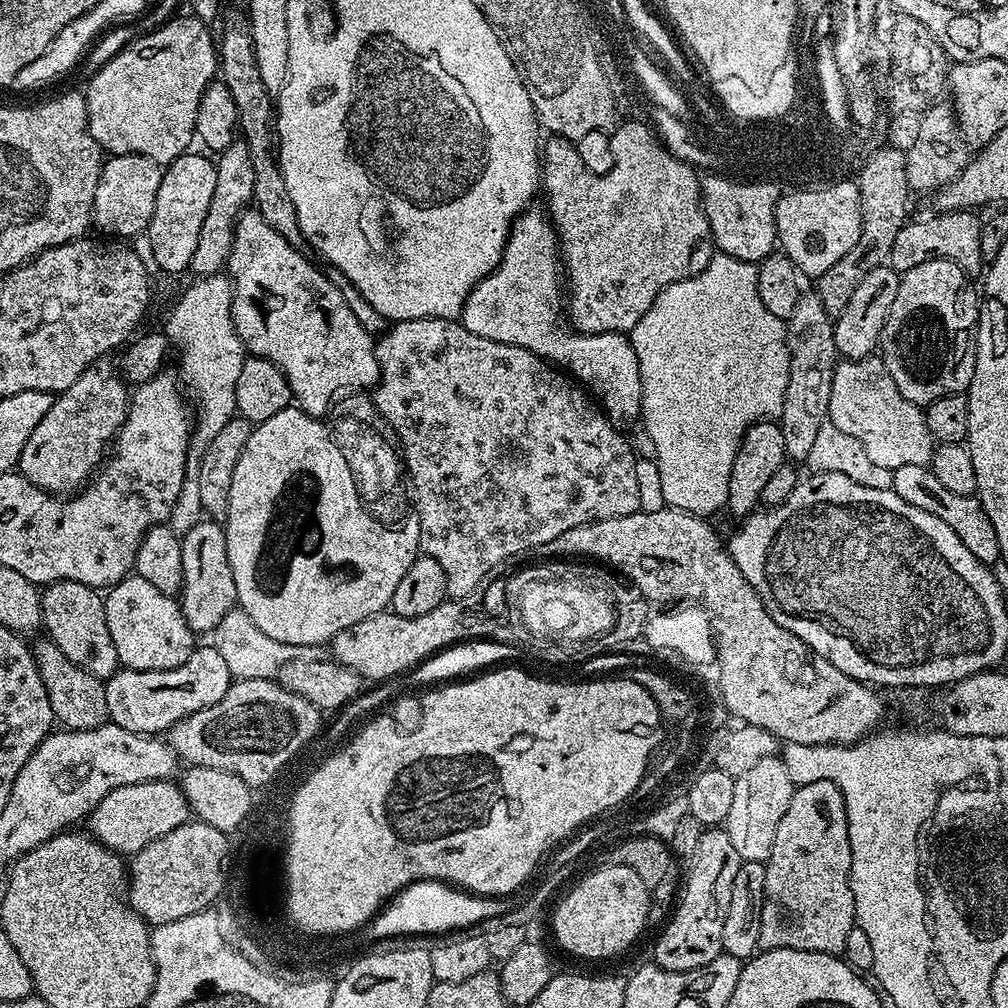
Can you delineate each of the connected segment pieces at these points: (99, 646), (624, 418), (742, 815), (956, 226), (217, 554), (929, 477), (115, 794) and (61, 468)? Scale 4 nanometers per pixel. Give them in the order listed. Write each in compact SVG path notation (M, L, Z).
M59 580L41 591L40 609L43 631L48 631L45 632L47 639L54 641L70 662L102 681L118 671L120 659L110 639L110 629L106 627L104 596L97 589L87 588L82 582Z
M529 206L516 217L508 232L500 265L472 287L458 319L466 330L470 330L470 334L478 334L478 338L490 338L490 342L525 348L541 360L551 362L565 373L571 374L591 393L595 403L613 424L625 426L624 424L637 423L642 402L638 354L634 354L631 339L623 332L578 332L569 327L565 317L564 320L560 317L560 308L562 312L562 301L566 296L566 284L562 279L562 257L552 221L541 209L540 212L536 206Z
M779 755L767 756L755 763L752 770L746 770L746 774L735 777L733 784L734 798L728 817L722 823L724 831L730 834L730 846L738 850L741 861L767 861L778 822L782 822L782 814L786 814L794 791L790 774L786 774L786 766Z
M975 211L941 212L936 217L928 216L925 220L909 219L898 230L898 238L894 238L894 246L890 246L887 267L904 273L914 266L922 266L929 258L939 258L954 262L963 272L975 274L985 267L985 260L980 257L980 225L981 217Z
M204 518L180 542L182 546L182 578L184 582L180 585L178 599L186 622L192 627L193 633L196 634L201 634L200 632L215 633L223 625L220 623L227 618L228 611L232 607L235 609L238 604L236 587L234 586L234 574L230 570L230 558L226 550L226 534L224 533L224 529L225 525L223 523L211 518Z
M898 466L892 469L891 489L898 494L898 498L902 498L902 502L910 502L910 506L918 506L918 510L926 510L926 514L934 514L934 518L942 518L942 522L946 522L946 526L950 526L950 530L954 530L954 534L962 538L962 546L966 546L966 550L970 550L970 554L974 554L978 562L992 566L1000 560L998 533L994 531L994 522L990 522L990 514L986 514L979 496L953 494L948 487L942 486L942 482L938 482L938 478L934 478L931 467L928 466Z
M167 779L147 780L110 790L110 794L106 794L106 798L102 798L102 802L98 802L86 817L86 825L92 839L105 844L112 852L135 854L152 840L189 823L189 820L190 809L184 793L171 779Z
M107 359L97 360L80 375L74 386L59 393L53 399L50 410L46 410L46 418L42 418L38 426L34 426L34 434L30 434L30 438L26 438L26 446L22 446L18 471L44 492L72 494L83 488L89 477L101 467L106 449L115 441L117 432L124 424L130 392L119 375L112 376L112 368L108 363Z

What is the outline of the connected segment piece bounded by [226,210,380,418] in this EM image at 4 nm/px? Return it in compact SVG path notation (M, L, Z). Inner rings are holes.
M245 210L241 212L240 217L236 220L234 242L232 243L232 249L228 255L228 263L226 265L226 276L232 279L230 289L232 291L232 321L234 322L234 330L244 344L245 349L251 355L260 356L263 360L269 360L271 364L278 366L280 373L288 380L293 401L307 416L320 418L329 411L324 404L324 400L328 400L328 392L332 392L332 388L340 388L340 384L361 384L365 390L371 389L379 381L380 363L376 357L376 346L373 336L363 328L358 322L358 318L354 318L350 306L346 306L346 298L342 298L342 294L338 294L338 290L330 283L327 275L323 271L319 272L306 257L307 255L304 252L294 250L294 246L290 246L290 242L286 242L286 238L282 238L282 234L278 234L278 230L274 230L274 226L270 226L270 222L266 222L266 218L262 218L259 212Z

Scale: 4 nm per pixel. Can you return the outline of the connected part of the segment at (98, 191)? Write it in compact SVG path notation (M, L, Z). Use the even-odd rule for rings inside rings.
M113 155L103 161L98 186L94 190L94 202L92 203L92 219L95 227L100 227L101 233L112 238L131 238L141 235L147 229L150 218L154 214L154 202L156 201L156 191L160 185L160 176L154 174L152 177L140 176L136 168L128 168L129 157Z

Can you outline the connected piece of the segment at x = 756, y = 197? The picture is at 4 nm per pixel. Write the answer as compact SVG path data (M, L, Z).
M708 174L700 181L700 199L712 231L713 245L727 256L757 265L777 247L776 225L771 210L773 187L755 187L751 182L739 184L721 174Z

